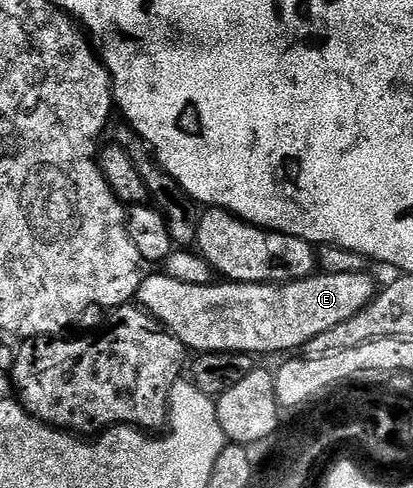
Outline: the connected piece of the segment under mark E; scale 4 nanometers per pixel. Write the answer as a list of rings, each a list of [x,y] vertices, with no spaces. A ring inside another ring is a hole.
[[[165,273],[147,274],[143,278],[136,299],[143,311],[153,315],[171,335],[175,335],[191,352],[238,352],[260,357],[260,355],[278,355],[281,351],[294,353],[305,348],[306,343],[320,333],[326,333],[336,325],[356,317],[374,299],[376,286],[370,273],[336,273],[323,275],[315,273],[306,279],[297,279],[295,283],[231,283],[229,281],[211,281],[204,285],[184,285],[176,277]]]

